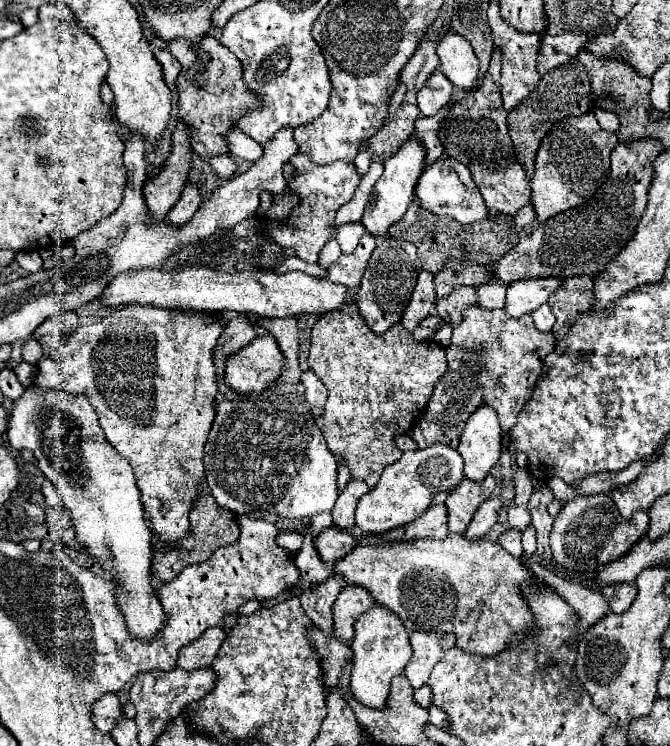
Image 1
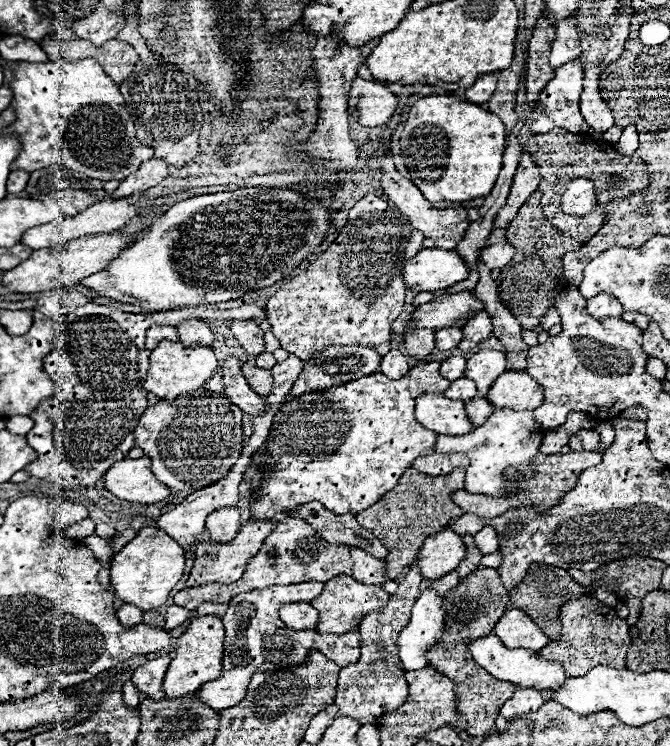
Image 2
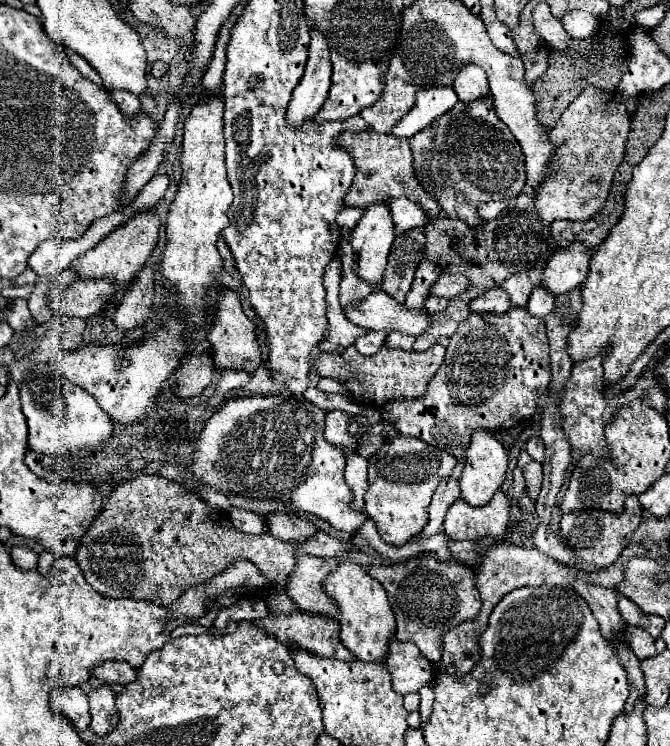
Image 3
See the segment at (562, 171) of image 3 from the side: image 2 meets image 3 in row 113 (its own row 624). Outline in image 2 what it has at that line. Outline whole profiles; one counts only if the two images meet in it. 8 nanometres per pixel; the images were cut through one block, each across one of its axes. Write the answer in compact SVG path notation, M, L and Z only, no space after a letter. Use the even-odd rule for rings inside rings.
M590 584L586 586L588 594L580 596L578 600L568 600L562 606L560 618L564 620L564 636L540 650L542 660L560 662L568 676L584 676L584 672L590 672L598 664L610 664L618 670L626 668L626 652L630 648L630 626L626 624L626 620L618 618L610 606L596 600L592 596L594 590L596 584Z

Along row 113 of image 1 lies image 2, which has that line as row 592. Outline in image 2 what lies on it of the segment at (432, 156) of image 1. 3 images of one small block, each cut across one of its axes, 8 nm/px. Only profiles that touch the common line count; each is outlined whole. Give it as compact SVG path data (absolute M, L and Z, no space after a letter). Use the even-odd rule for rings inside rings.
M450 572L450 574L434 580L434 582L432 582L432 588L434 588L440 596L444 596L444 592L450 592L452 588L456 588L456 584L460 584L460 576L456 576L456 572Z

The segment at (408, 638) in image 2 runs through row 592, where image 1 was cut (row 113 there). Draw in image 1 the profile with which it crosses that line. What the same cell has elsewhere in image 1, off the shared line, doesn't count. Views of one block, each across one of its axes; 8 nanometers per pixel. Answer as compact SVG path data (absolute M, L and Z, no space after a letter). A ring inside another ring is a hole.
M438 70L432 74L432 78L428 80L428 84L418 90L416 100L418 100L418 108L422 116L434 116L440 108L444 108L444 104L448 104L452 100L452 84L448 84L448 78Z

